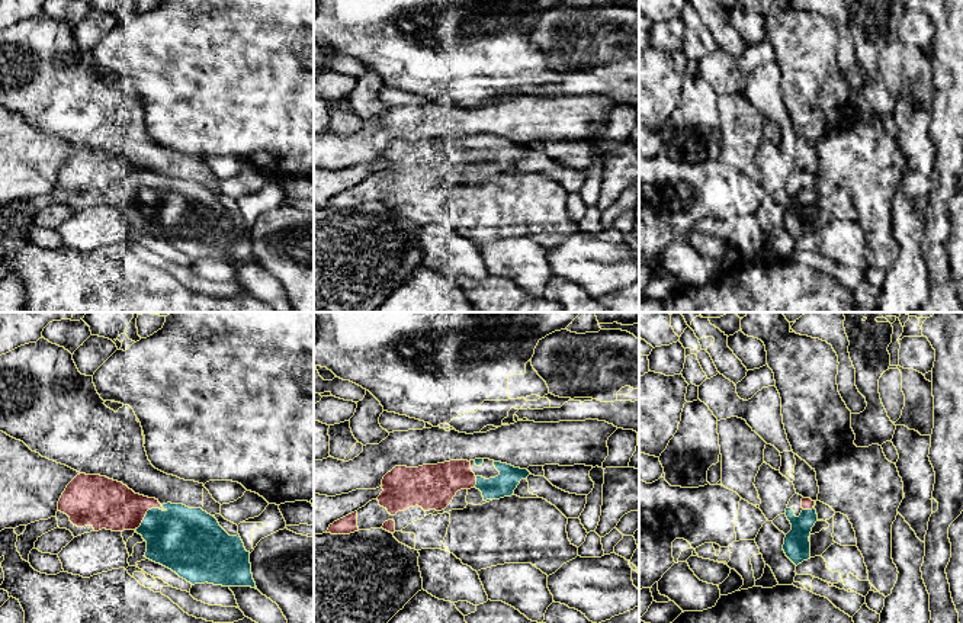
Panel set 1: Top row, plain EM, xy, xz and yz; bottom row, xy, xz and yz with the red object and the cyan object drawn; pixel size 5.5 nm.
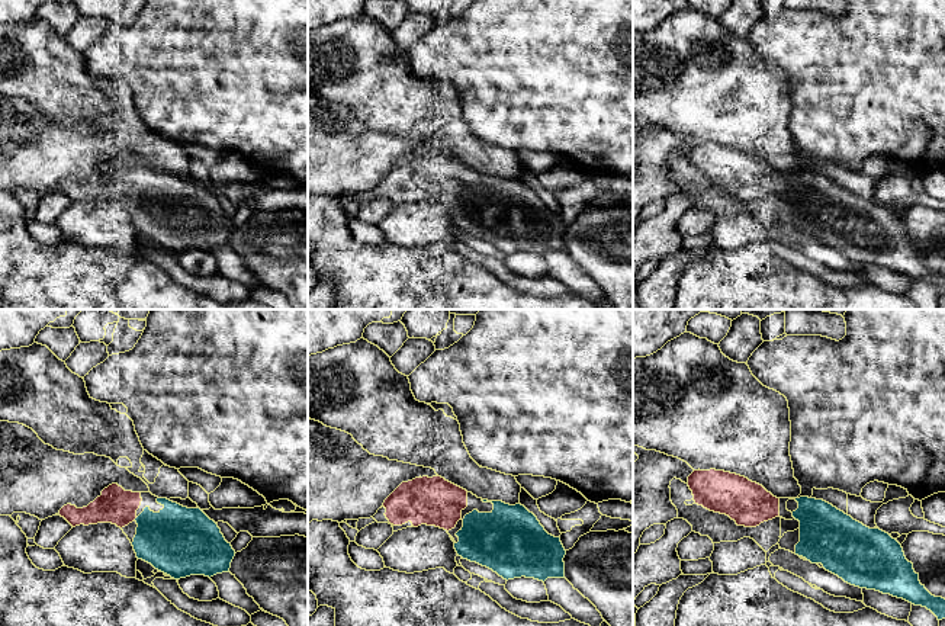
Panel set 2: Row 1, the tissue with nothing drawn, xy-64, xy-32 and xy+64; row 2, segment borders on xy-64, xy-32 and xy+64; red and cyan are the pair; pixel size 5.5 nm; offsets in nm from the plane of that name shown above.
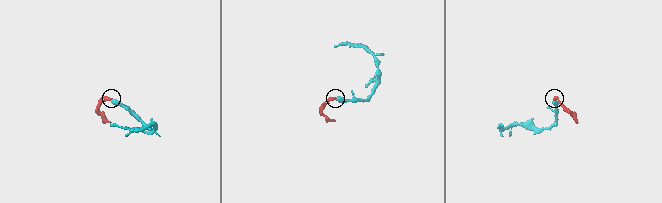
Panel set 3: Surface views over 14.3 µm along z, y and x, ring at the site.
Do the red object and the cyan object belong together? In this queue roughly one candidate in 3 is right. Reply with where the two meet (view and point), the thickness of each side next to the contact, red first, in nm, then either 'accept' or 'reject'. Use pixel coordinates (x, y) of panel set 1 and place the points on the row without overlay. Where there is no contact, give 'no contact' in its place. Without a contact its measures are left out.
xy (145, 188) | 280/360 nm | accept

